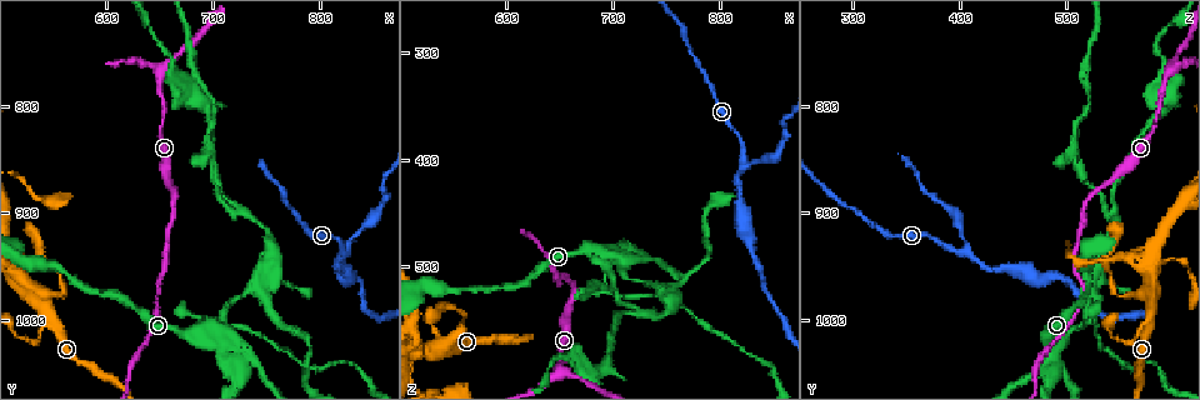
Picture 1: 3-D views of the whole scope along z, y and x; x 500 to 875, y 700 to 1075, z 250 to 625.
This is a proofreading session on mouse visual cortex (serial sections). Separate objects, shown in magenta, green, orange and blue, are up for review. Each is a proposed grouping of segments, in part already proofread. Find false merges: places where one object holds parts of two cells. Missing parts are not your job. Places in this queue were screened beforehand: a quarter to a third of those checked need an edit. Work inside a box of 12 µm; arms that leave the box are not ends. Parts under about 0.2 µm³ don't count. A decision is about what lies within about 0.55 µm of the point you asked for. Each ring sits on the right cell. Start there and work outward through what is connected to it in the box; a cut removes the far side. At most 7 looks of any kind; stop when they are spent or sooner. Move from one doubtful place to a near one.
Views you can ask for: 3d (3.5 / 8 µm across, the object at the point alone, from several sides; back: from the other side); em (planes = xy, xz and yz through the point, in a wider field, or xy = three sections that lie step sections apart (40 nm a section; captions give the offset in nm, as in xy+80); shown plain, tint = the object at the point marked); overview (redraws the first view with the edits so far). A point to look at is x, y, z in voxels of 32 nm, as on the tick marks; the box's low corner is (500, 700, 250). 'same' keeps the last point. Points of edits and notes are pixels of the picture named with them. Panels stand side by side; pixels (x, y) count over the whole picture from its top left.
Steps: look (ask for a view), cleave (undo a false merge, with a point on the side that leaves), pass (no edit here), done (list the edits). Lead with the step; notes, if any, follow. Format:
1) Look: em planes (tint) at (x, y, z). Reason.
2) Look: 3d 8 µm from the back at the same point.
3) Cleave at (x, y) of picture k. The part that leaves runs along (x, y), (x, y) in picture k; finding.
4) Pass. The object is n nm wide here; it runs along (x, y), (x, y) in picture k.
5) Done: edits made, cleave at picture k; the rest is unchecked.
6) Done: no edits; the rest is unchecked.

Look: 3d 3.5 µm from the back at (740, 970, 518). Abrupt turn.

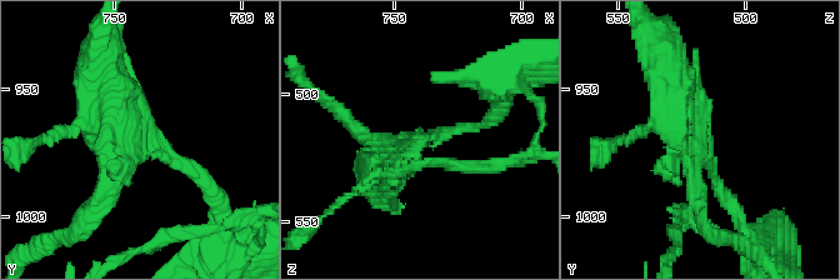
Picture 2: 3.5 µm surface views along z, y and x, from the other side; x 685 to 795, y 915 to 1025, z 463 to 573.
Look: em xy step 2 (tint) at (740, 971, 519). Shape alone is not enough.

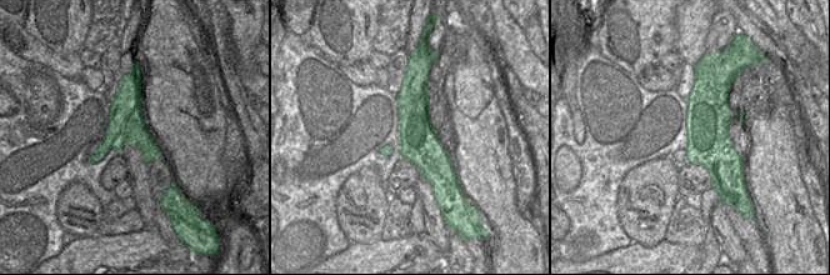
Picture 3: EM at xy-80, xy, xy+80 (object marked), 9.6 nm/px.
Look: em xy step 3 (tint) at the same point.

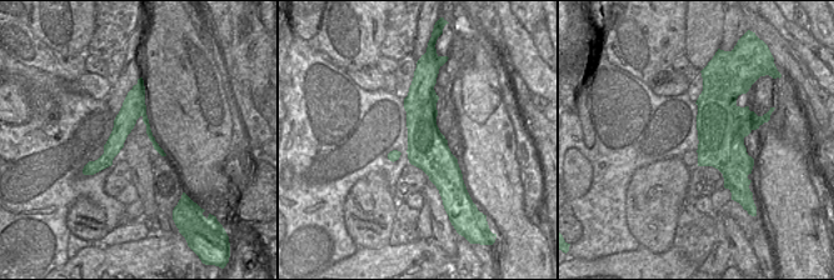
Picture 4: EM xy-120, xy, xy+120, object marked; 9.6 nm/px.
Cleave at (119, 181) of picture 2. The part that leaves runs along (149, 145), (99, 80), (99, 49) in picture 2; a second cell is stuck on.

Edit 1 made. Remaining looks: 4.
Look: 3d 3.5 µm from the back at (694, 1004, 518). Abrupt turn.

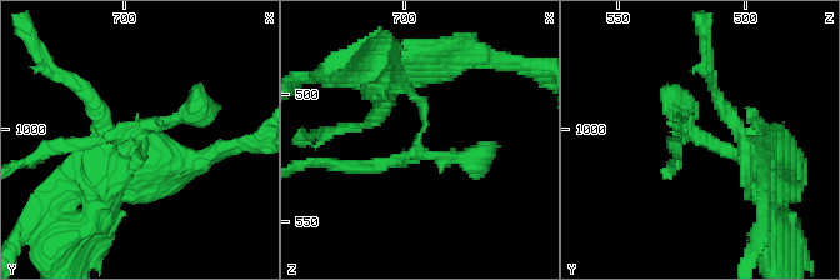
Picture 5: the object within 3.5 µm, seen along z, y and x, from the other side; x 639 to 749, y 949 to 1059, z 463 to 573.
Look: em xy step 2 (tint) at (694, 1002, 519). Need the tissue.

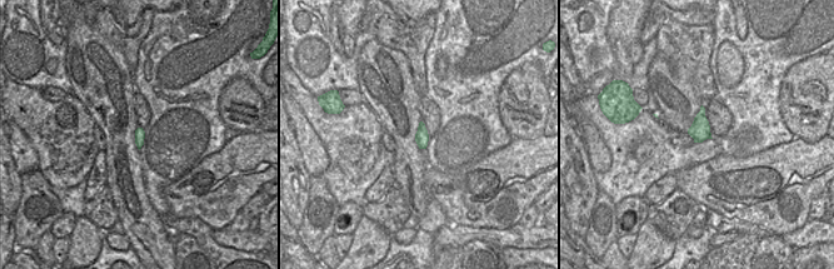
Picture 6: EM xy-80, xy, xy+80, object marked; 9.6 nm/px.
Look: em planes (tint) at the same point.

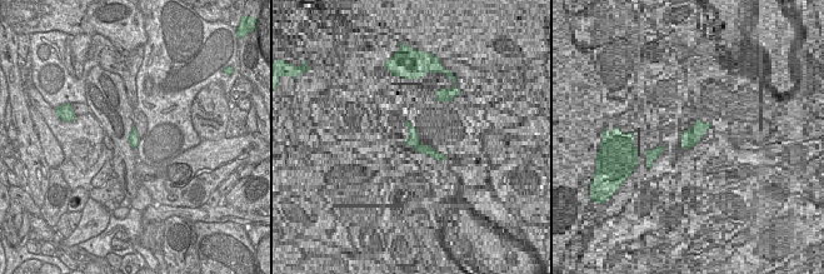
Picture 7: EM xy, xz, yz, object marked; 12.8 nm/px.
Pass. It runs along (766, 161), (703, 135), (674, 143) in picture 5; one cell here.

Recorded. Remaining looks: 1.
Done: edits made, cleave at picture 2; the rest is unchecked.

